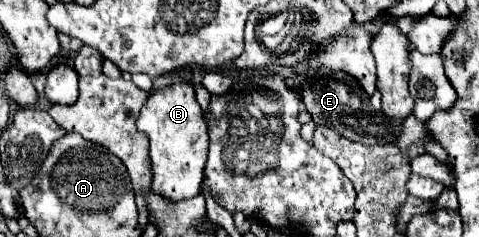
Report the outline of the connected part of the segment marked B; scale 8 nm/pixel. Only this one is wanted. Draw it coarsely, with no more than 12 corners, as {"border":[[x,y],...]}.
{"border":[[193,85],[153,91],[137,129],[151,187],[171,201],[203,185],[209,135]]}

